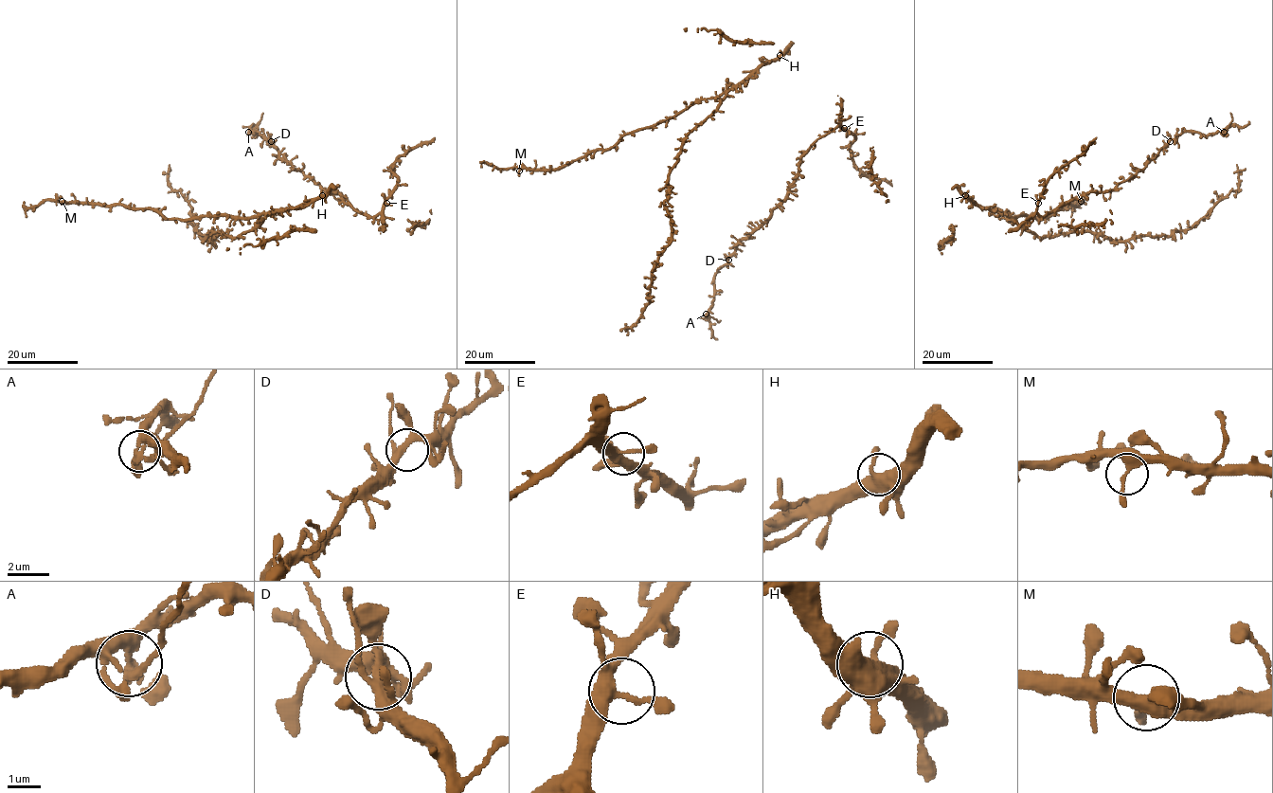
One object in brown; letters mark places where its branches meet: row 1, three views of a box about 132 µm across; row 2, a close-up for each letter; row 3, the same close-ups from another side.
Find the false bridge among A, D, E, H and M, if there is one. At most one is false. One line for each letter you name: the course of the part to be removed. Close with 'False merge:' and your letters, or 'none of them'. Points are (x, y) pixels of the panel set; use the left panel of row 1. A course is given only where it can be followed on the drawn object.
A: Course of the part to remove: (248, 133), (253, 131), (262, 113)
False merge: A

